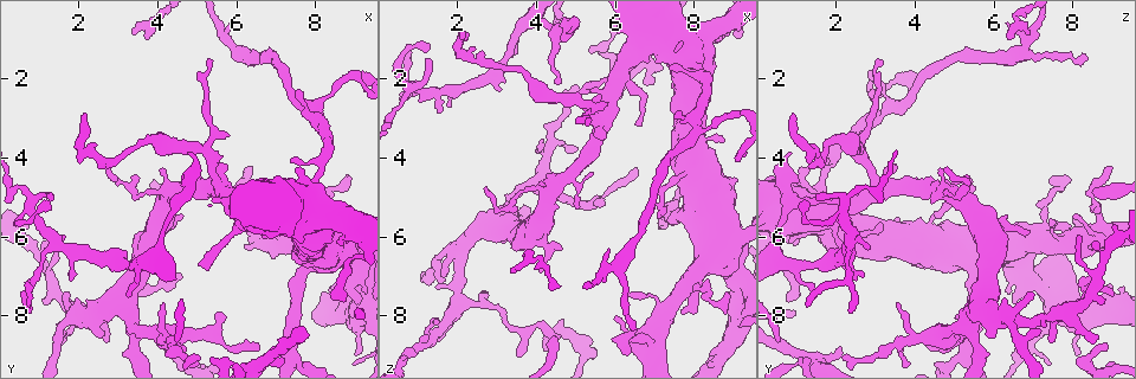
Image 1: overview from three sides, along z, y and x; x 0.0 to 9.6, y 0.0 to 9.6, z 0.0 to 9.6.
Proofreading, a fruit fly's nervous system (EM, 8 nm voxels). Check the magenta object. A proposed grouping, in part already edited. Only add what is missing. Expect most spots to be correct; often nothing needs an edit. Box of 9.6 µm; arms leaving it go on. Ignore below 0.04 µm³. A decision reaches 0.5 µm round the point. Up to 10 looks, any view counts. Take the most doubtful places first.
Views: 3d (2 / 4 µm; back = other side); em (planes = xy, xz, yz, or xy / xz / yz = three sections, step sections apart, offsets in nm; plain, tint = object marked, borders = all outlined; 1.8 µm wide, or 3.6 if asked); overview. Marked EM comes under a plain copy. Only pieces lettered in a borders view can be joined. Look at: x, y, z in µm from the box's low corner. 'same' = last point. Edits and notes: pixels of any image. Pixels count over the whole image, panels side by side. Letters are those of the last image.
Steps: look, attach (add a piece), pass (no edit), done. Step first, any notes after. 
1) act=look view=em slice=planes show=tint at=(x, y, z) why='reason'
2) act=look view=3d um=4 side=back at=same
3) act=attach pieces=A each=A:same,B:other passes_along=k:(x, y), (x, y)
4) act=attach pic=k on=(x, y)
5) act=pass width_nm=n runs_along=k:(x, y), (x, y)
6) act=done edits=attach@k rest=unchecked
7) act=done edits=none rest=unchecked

act=look view=3d um=2 at=(6.95, 8.75, 2.15) why='branch stops here'

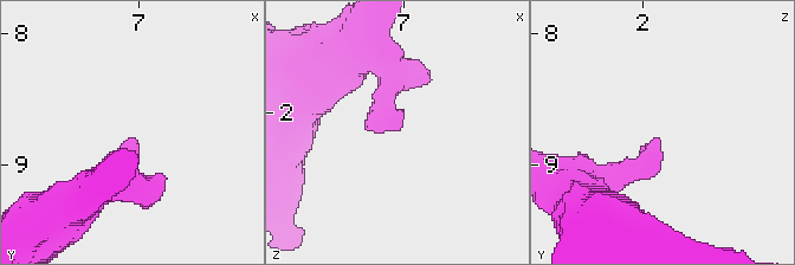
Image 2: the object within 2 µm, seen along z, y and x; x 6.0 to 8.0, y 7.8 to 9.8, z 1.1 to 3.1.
act=look view=em slice=planes show=borders at=(6.94, 8.80, 2.14) why='shape alone is not enough'

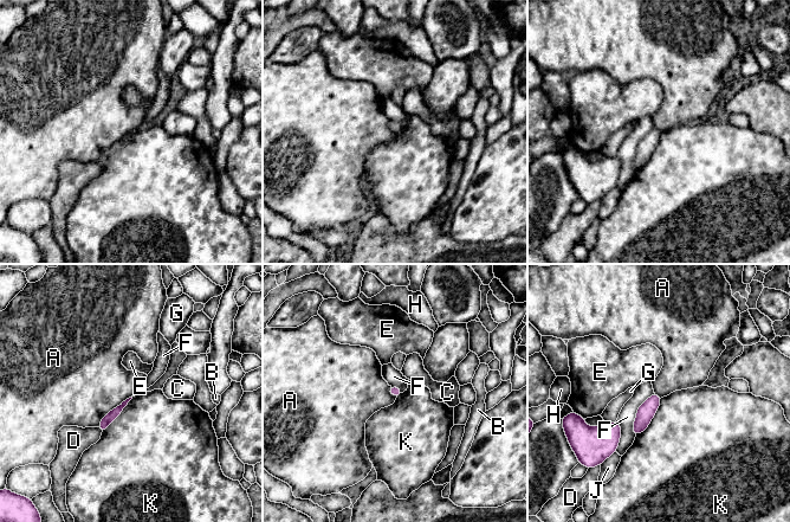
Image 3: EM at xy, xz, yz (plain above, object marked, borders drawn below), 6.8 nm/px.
act=pass each=A:other,B:other,C:other,D:other,E:other,F:other,G:other,H:other,J:other,K:other border=3:(131, 395), (112, 408), (97, 426) found='no lettered piece goes on from it'

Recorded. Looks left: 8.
act=look view=3d um=2 at=(2.15, 2.85, 1.00) why='an open end'

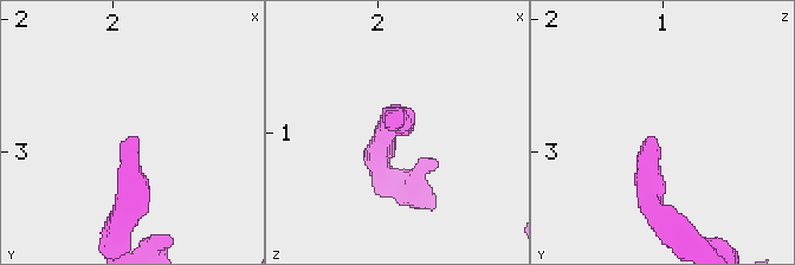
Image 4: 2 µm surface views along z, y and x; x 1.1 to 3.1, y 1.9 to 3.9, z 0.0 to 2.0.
act=look view=em slice=xz step=16 show=borders at=(2.20, 2.92, 0.96) why='now the EM'

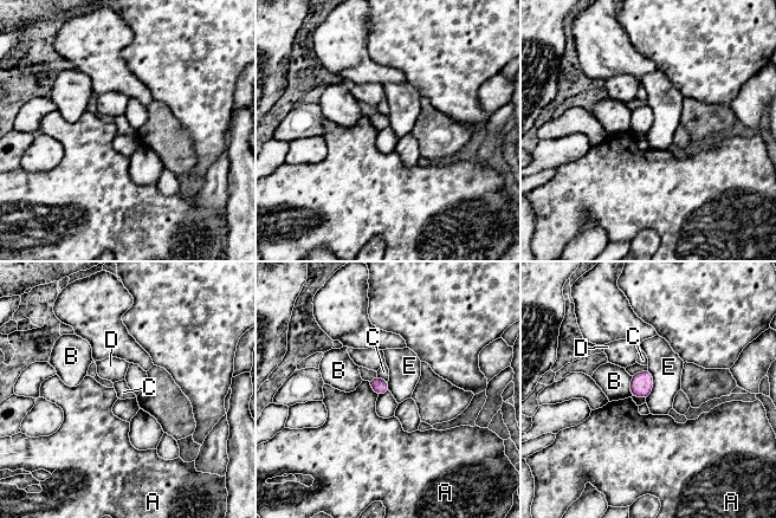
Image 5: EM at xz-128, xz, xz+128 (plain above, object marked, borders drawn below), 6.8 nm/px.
act=look view=em slice=planes show=borders at=same why='another direction'

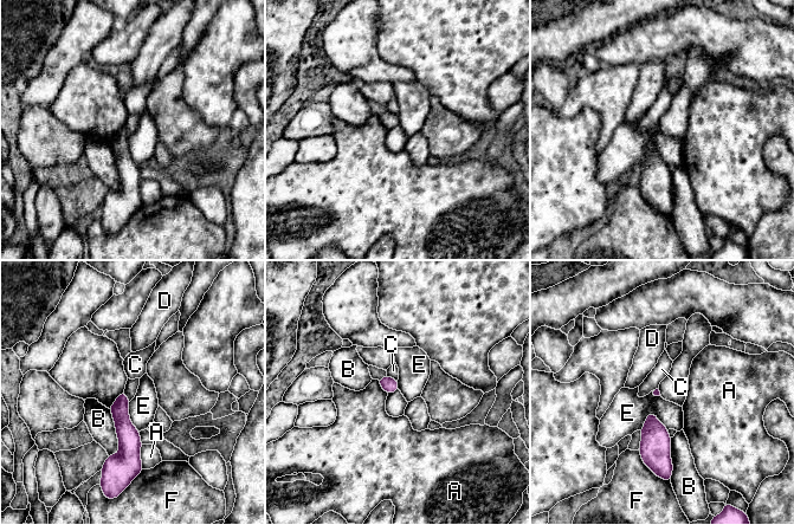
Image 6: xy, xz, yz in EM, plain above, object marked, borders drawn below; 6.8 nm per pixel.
act=pass each=A:other,B:other,C:other,D:other,E:other,F:other border=6:(640, 429), (652, 413), (667, 430) found='no lettered piece goes on from it'

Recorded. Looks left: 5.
act=look view=3d um=4 at=(4.75, 3.80, 0.85) why='branch stops here'

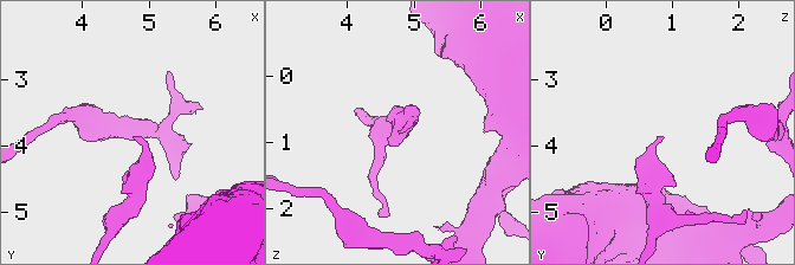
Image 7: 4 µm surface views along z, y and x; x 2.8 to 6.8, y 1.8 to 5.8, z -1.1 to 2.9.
act=look view=em slice=planes show=borders at=(4.80, 3.85, 0.85)

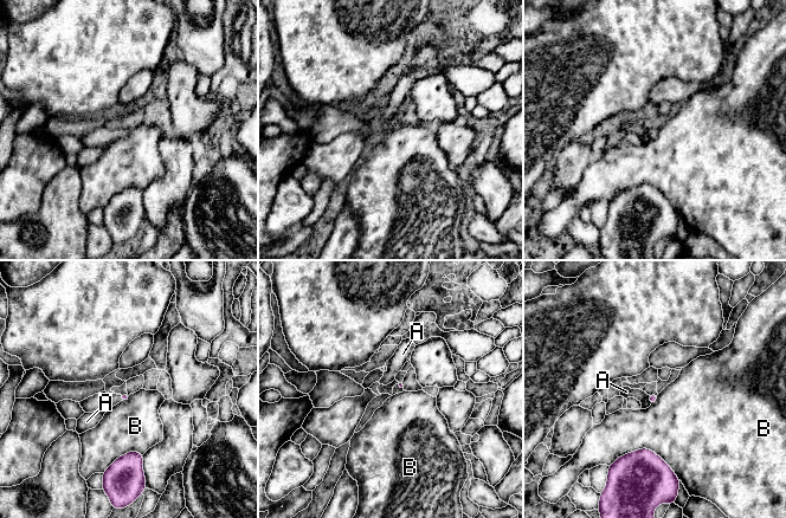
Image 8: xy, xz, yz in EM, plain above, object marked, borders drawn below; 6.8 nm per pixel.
act=pass each=A:other,B:other found='no lettered piece goes on from it'

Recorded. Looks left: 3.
act=look view=em slice=planes show=borders at=(6.65, 8.75, 4.35) why='free end'

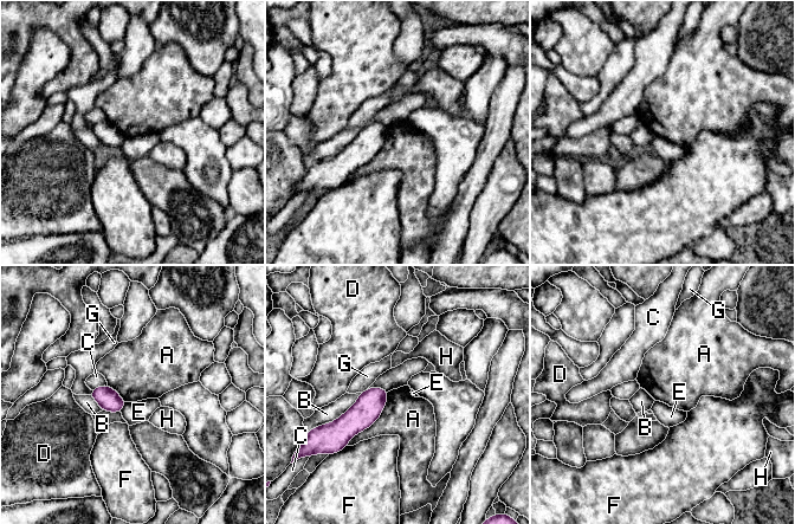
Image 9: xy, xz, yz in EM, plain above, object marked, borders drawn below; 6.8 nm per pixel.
act=pass width_nm=140 each=A:other,B:other,C:other,D:other,E:other,F:other,G:other,H:other border=9:(388, 392), (381, 414), (346, 445) found='no lettered piece goes on from it'

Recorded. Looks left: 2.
act=done edits=none rest=unchecked

